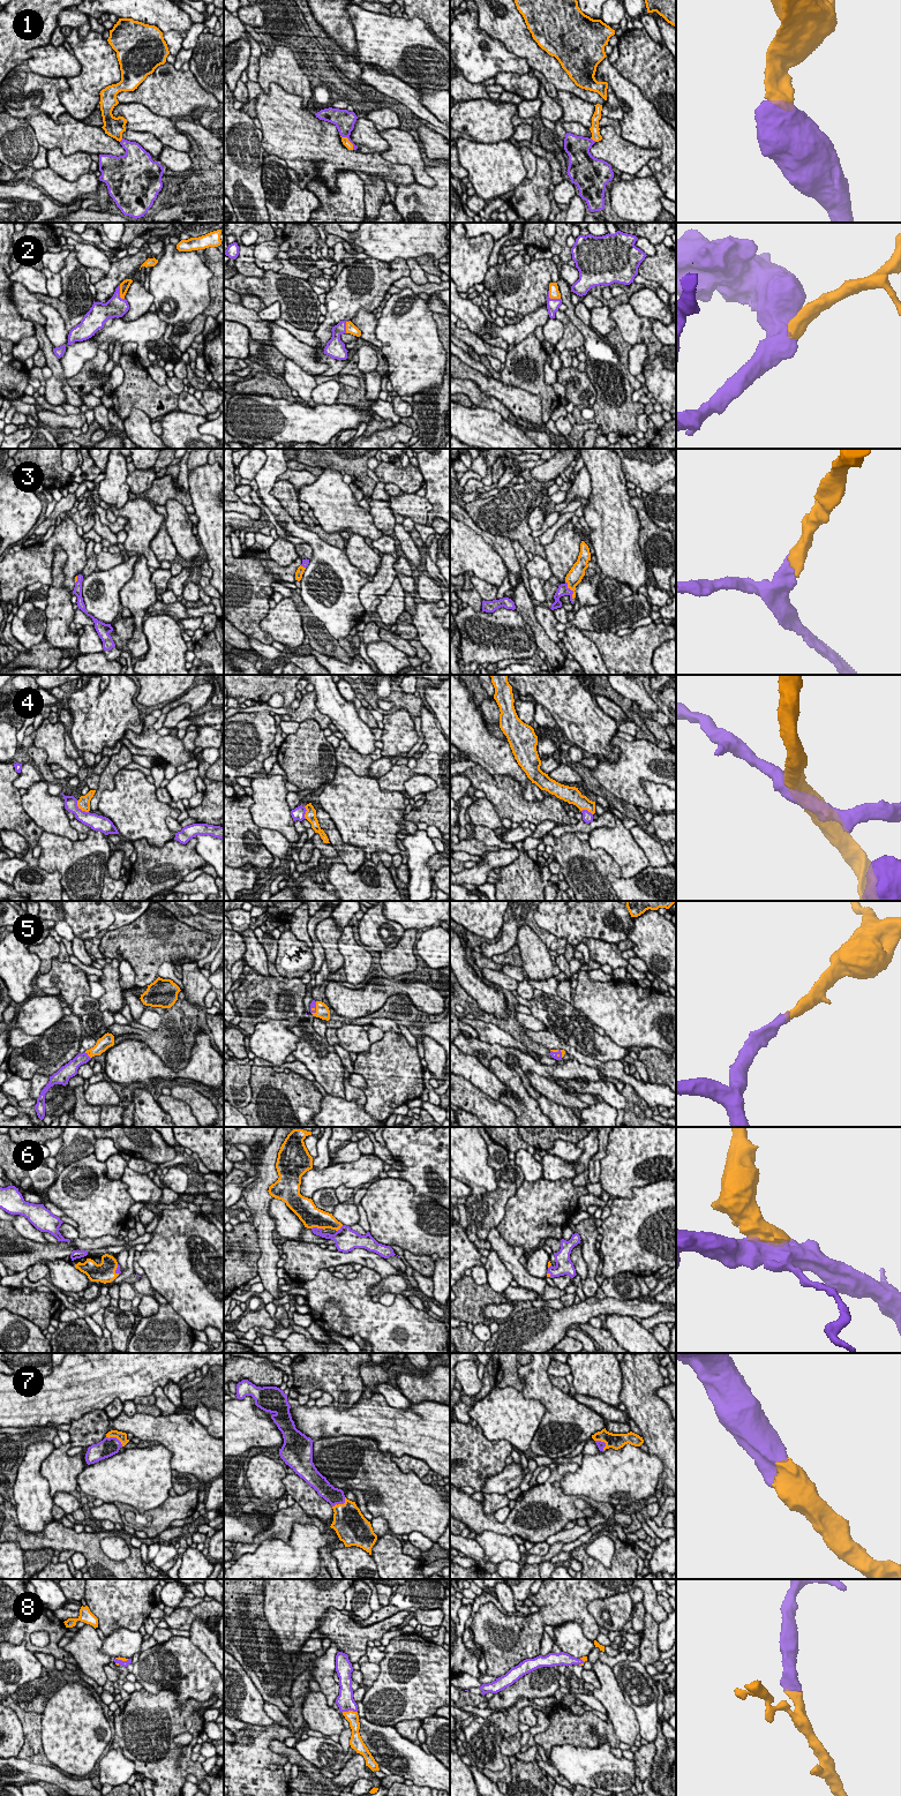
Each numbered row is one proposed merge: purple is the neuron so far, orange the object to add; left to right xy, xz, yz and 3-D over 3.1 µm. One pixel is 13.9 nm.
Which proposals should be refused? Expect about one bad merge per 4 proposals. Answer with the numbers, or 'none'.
4

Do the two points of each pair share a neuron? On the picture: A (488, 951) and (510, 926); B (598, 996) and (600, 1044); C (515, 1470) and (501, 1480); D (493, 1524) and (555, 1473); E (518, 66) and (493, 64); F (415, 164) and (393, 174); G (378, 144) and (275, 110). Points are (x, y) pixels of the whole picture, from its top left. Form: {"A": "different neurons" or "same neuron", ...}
{"A": "same neuron", "B": "different neurons", "C": "same neuron", "D": "same neuron", "E": "same neuron", "F": "different neurons", "G": "different neurons"}

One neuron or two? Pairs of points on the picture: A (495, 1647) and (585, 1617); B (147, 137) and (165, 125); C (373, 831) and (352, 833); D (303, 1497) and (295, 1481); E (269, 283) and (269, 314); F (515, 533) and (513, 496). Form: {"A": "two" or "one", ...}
{"A": "one", "B": "two", "C": "one", "D": "one", "E": "two", "F": "one"}

